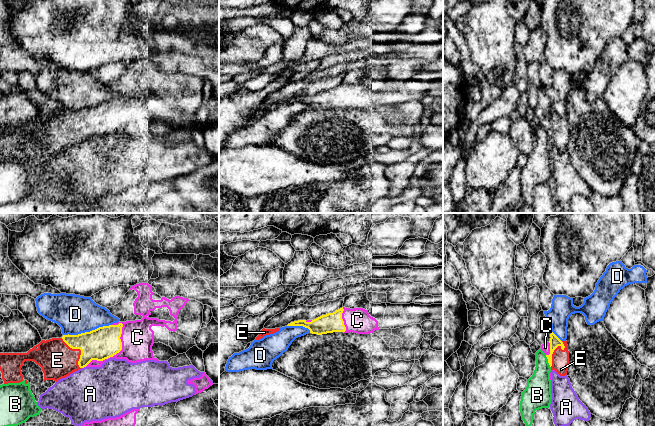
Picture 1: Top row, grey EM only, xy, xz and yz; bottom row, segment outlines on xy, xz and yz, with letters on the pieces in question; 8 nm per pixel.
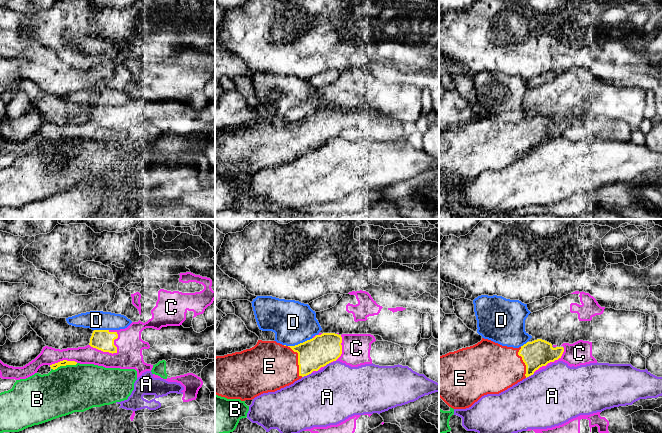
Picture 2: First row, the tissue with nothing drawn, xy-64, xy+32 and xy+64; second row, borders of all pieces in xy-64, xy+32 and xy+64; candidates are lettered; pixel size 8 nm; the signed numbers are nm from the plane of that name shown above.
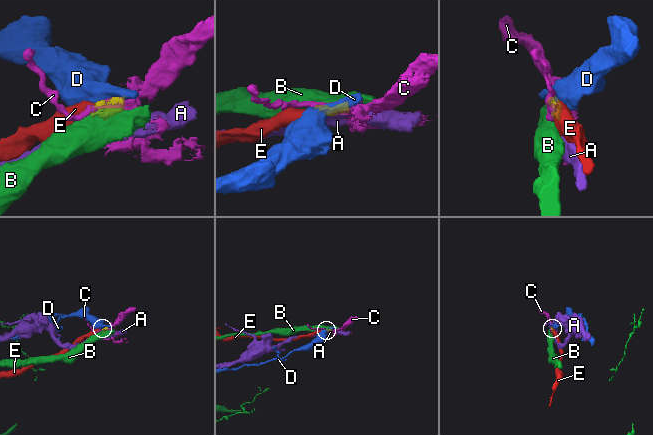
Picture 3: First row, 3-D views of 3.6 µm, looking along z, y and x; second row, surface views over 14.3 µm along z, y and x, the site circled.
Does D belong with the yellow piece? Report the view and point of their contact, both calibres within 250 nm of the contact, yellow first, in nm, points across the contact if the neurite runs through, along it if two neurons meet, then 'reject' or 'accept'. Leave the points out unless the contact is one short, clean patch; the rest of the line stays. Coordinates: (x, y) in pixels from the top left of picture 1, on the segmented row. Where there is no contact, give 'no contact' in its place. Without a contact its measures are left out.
meets yellow in xy at (87, 332); 260 nm thick on the yellow side, 320 nm on the other; border along xy (111, 324), (77, 334), (63, 335); reject

